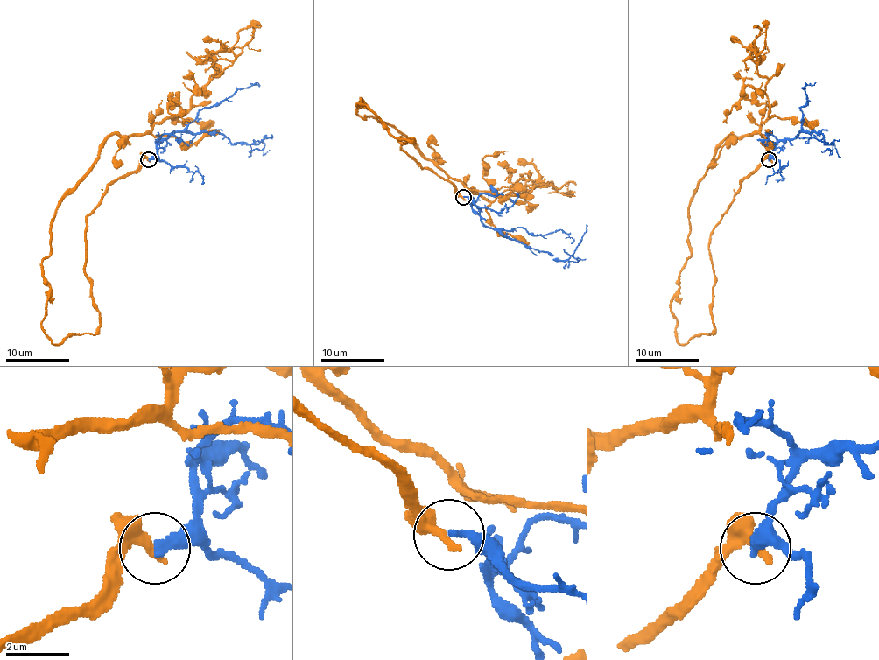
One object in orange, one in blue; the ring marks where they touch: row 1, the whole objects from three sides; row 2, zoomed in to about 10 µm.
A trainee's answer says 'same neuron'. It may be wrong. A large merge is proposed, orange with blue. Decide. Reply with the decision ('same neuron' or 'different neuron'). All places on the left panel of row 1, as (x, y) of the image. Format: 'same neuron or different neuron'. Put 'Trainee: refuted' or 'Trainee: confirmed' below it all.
different neuron
Trainee: refuted

